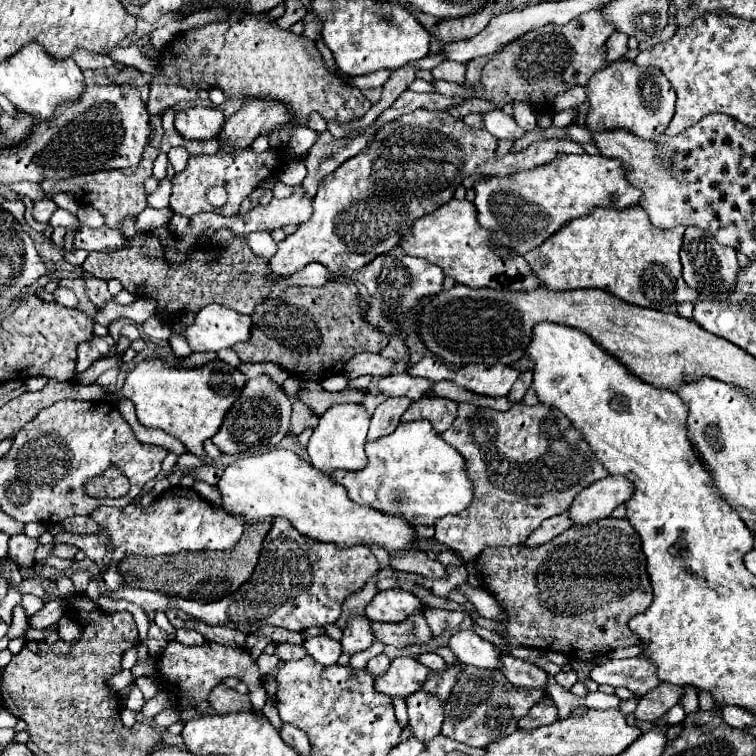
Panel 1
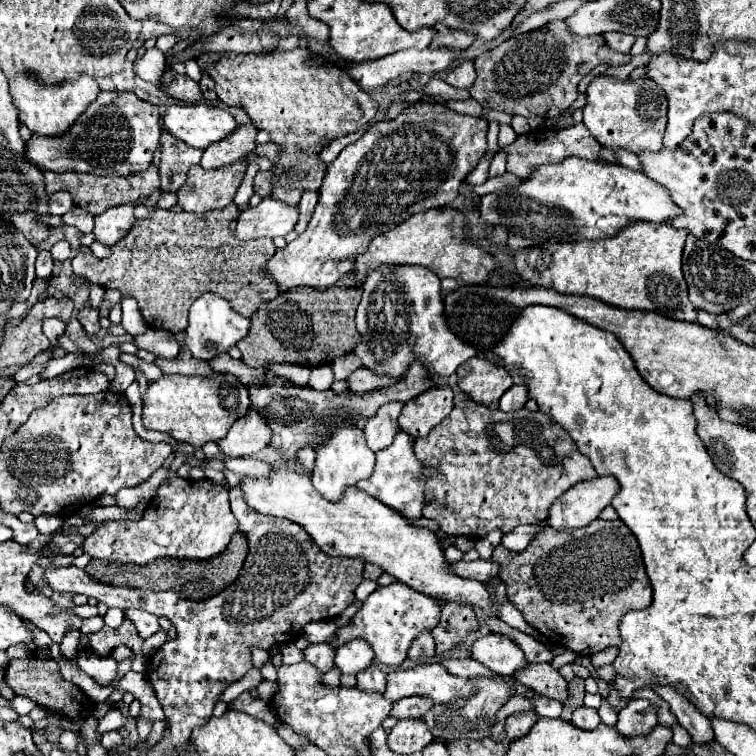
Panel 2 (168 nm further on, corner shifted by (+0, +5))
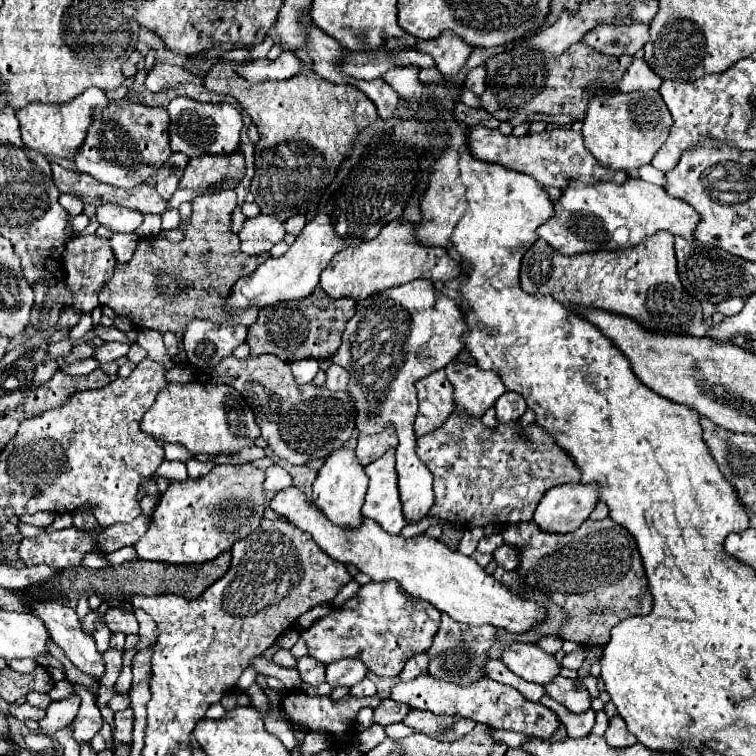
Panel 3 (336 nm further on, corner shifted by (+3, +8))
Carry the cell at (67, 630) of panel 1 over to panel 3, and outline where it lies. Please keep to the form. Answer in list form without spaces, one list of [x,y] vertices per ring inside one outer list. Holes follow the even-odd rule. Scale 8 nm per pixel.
[[[73,683],[73,693],[77,697],[81,697],[81,709],[79,715],[73,721],[73,737],[77,743],[87,743],[93,739],[95,733],[101,731],[103,727],[103,717],[95,705],[93,695],[89,693],[89,689],[81,683]]]

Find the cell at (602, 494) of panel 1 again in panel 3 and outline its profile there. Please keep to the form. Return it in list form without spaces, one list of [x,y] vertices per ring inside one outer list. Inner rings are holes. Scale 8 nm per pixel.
[[[567,483],[549,489],[539,501],[533,521],[549,533],[571,533],[589,519],[599,503],[597,483]]]

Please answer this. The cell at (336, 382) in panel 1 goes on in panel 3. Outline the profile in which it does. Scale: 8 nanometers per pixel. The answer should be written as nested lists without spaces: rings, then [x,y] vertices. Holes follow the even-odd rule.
[[[303,359],[297,363],[291,363],[291,371],[293,371],[297,383],[311,383],[313,377],[319,373],[319,361]]]

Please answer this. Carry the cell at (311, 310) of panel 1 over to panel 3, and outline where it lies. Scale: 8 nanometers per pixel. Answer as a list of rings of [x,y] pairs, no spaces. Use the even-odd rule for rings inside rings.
[[[321,287],[313,291],[313,295],[289,301],[289,303],[277,303],[273,307],[263,307],[259,311],[257,321],[247,331],[247,345],[251,347],[251,357],[257,355],[277,355],[281,361],[293,363],[301,359],[329,359],[341,345],[341,335],[345,329],[345,323],[355,313],[355,301],[353,299],[329,299]]]

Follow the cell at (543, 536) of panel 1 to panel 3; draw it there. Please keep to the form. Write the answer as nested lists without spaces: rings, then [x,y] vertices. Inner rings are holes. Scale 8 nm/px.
[[[493,533],[493,535],[489,535],[489,537],[483,537],[481,541],[479,541],[479,547],[477,547],[477,551],[481,551],[481,553],[493,553],[497,547],[501,547],[503,545],[503,537],[501,537],[501,533]]]

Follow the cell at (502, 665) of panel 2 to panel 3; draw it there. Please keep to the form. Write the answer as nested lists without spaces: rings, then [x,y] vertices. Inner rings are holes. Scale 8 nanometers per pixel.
[[[511,643],[507,649],[503,649],[501,661],[525,681],[529,679],[539,685],[549,683],[555,675],[559,675],[559,669],[561,669],[555,663],[553,655],[529,643]]]

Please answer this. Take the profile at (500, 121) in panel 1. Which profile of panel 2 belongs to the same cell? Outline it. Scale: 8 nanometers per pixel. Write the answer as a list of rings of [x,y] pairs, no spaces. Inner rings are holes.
[[[624,152],[624,154],[616,154],[618,156],[618,160],[620,160],[620,164],[622,166],[626,166],[626,168],[632,168],[632,170],[636,170],[636,172],[644,172],[640,166],[640,160],[638,160],[638,156],[636,154],[628,154],[628,152]]]

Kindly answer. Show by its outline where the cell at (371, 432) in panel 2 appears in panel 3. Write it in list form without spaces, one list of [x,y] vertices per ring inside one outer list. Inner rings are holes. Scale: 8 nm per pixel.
[[[385,427],[377,435],[359,435],[355,453],[357,453],[357,459],[361,465],[369,465],[375,459],[379,459],[389,447],[395,447],[395,445],[397,445],[395,429]]]

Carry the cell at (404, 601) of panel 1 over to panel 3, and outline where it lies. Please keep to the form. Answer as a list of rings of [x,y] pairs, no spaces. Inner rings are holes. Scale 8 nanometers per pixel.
[[[397,581],[367,583],[361,591],[349,599],[343,607],[333,609],[327,617],[315,621],[301,637],[307,641],[309,655],[329,665],[343,657],[361,659],[373,673],[383,677],[395,677],[403,671],[405,661],[431,647],[433,635],[439,629],[441,613],[421,599],[411,599],[401,591]]]

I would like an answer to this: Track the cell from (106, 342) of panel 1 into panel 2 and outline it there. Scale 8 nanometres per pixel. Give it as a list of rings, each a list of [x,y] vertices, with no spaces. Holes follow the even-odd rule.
[[[86,302],[86,304],[82,306],[82,310],[78,312],[78,320],[80,320],[80,324],[84,326],[84,330],[86,330],[88,334],[94,334],[94,332],[100,330],[100,326],[98,326],[98,320],[100,320],[98,310],[94,310],[94,308],[90,306],[90,302]]]

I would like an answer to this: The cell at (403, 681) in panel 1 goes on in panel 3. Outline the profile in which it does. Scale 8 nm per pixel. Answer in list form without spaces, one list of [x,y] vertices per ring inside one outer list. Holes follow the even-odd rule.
[[[425,671],[425,675],[419,675],[417,679],[399,681],[397,685],[393,685],[391,699],[399,701],[399,703],[407,703],[413,709],[429,709],[433,713],[461,715],[461,717],[469,717],[477,723],[487,723],[495,729],[517,731],[517,733],[523,733],[529,737],[535,735],[539,739],[549,739],[559,725],[559,719],[551,709],[547,709],[541,703],[527,701],[517,689],[513,689],[509,685],[501,685],[487,677],[461,687],[461,685],[449,683],[445,679],[437,679]]]

